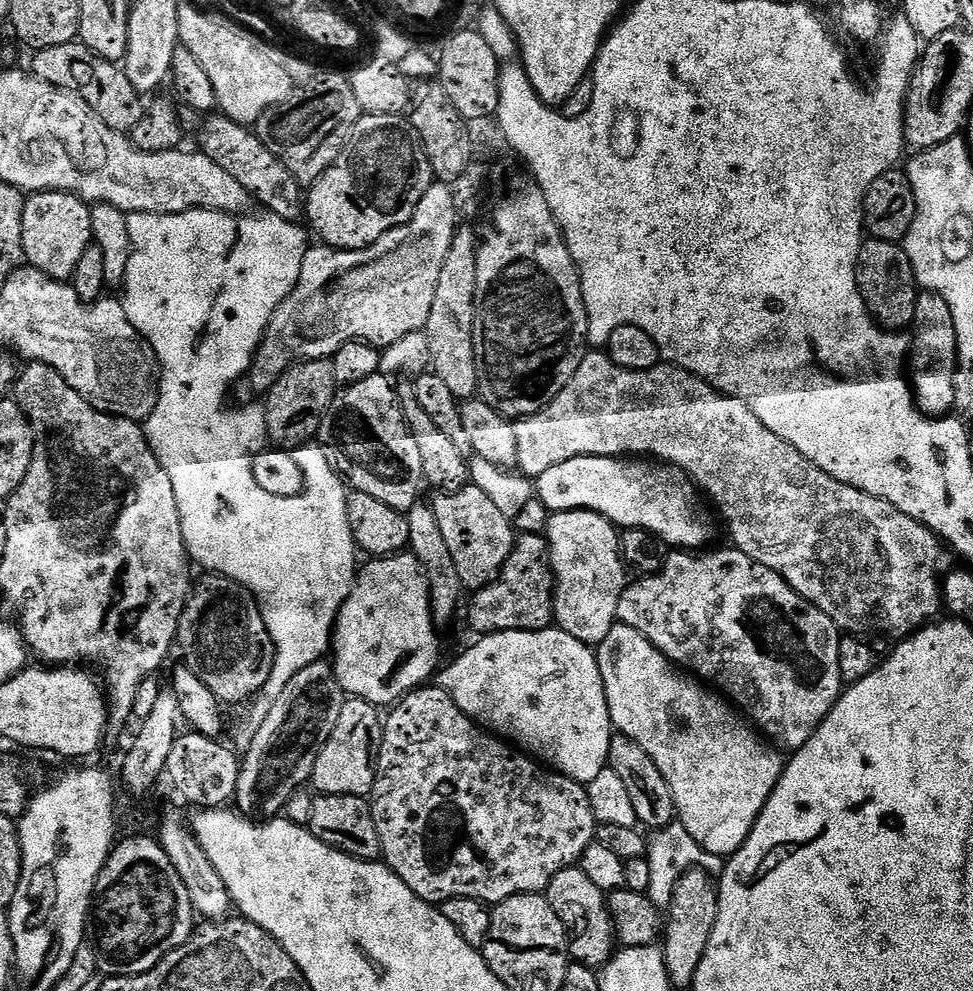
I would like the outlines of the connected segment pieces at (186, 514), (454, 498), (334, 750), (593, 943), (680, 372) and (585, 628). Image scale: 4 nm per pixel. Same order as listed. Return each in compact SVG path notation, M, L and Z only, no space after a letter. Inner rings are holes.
M197 208L194 212L170 214L169 216L146 214L145 212L131 213L128 217L128 229L130 230L132 253L130 254L130 266L126 270L126 278L124 279L122 303L126 310L126 318L144 342L152 347L152 352L156 355L157 362L160 363L158 406L154 406L154 410L148 415L147 420L143 421L142 427L150 450L158 458L162 470L166 470L166 474L170 474L170 482L174 486L174 498L178 502L178 518L182 522L184 545L193 565L201 564L205 568L203 570L205 573L233 580L240 587L247 588L256 597L274 649L270 678L268 685L263 690L263 695L275 698L284 689L286 682L290 682L290 678L294 678L294 674L298 674L298 670L306 670L306 666L310 666L316 660L325 659L332 643L332 630L336 626L336 616L340 612L340 607L346 602L350 590L356 585L358 549L350 530L350 522L346 522L348 492L345 481L332 470L329 472L309 471L306 476L306 487L299 496L278 498L274 494L266 494L252 477L252 458L265 451L266 445L269 443L264 409L259 403L252 404L249 408L227 408L224 405L228 400L228 391L231 390L232 383L239 376L240 379L247 377L252 367L252 359L256 356L256 350L264 338L265 330L268 329L270 318L278 310L282 301L294 290L294 286L302 274L302 262L306 251L303 230L296 228L300 226L293 226L291 223L279 220L277 216L260 215L264 216L252 217L252 214L248 214L241 218L240 216L231 216L228 212L208 212L205 208Z
M471 486L433 497L430 503L434 518L438 522L438 530L442 530L442 539L446 541L446 550L450 550L461 585L468 590L485 588L500 575L506 558L510 558L512 547L516 544L517 533L512 532L513 521L499 513L494 502L490 502L482 490Z
M348 698L341 703L338 722L334 722L334 730L330 730L330 738L326 738L312 770L310 784L312 788L316 787L315 791L319 795L371 797L376 777L374 767L374 733L378 728L376 712L378 712L377 705L368 704L365 700Z
M573 866L554 874L546 895L554 914L568 931L568 955L573 961L587 968L599 970L614 955L614 929L608 913L606 894L586 878L578 866Z
M592 350L584 355L582 366L578 366L578 374L565 386L562 394L558 394L558 398L554 398L554 402L547 404L538 414L525 416L515 421L514 425L516 429L516 468L529 478L546 474L546 470L550 470L550 466L570 462L570 458L578 458L579 456L651 458L657 462L681 468L697 489L716 503L716 508L720 511L725 526L728 527L728 536L732 539L729 541L739 552L746 554L746 558L754 558L754 562L777 572L802 599L818 606L818 610L822 610L822 614L826 614L826 618L833 620L841 633L871 634L873 637L893 636L893 641L899 642L911 636L913 632L920 631L921 628L929 622L935 621L941 615L939 612L942 612L942 577L950 568L948 565L950 552L939 536L935 536L919 520L910 518L899 512L894 506L890 506L890 502L886 502L882 498L874 498L854 486L846 486L842 482L830 478L830 474L826 474L818 466L810 463L805 456L798 454L798 450L794 450L794 446L790 446L790 442L782 442L782 438L778 438L778 434L774 434L774 430L766 430L766 426L762 426L762 422L758 422L758 418L754 418L754 414L750 410L750 406L746 406L746 402L742 402L737 396L711 388L701 376L696 376L693 372L669 366L664 362L645 372L631 372L615 364L608 356L607 351Z
M587 510L554 512L547 518L555 623L566 634L578 638L578 642L598 646L618 622L618 602L626 587L626 569L620 559L620 532L606 517Z

